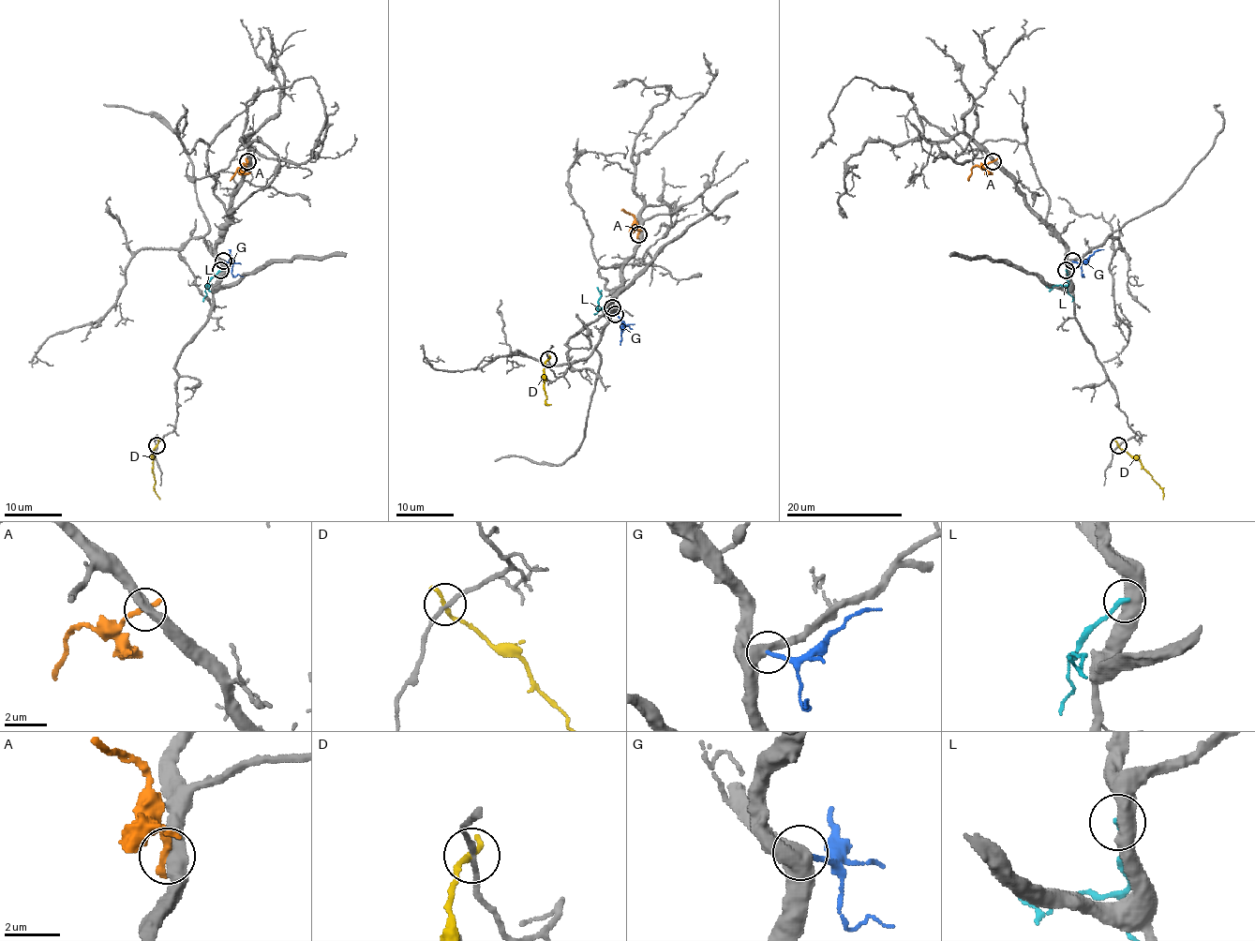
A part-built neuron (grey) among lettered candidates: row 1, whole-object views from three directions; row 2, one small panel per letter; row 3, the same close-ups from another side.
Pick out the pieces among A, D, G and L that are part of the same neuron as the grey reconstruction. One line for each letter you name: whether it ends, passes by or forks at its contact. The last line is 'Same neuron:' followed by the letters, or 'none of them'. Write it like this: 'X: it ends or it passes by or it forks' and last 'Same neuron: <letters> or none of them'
G: it ends
Same neuron: G

